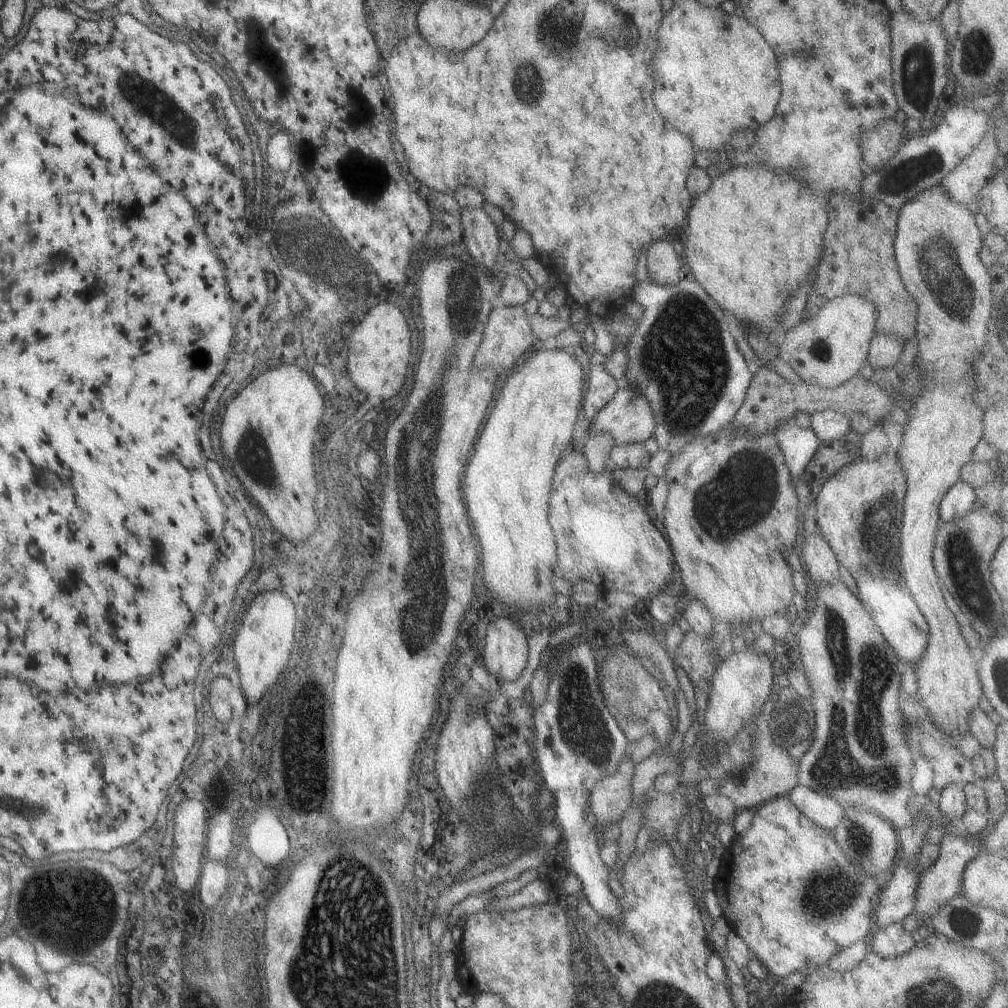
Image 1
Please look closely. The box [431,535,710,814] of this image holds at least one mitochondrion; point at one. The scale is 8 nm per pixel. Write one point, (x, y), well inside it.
(574, 734)

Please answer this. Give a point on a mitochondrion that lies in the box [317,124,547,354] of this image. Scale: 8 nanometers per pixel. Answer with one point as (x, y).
(465, 305)

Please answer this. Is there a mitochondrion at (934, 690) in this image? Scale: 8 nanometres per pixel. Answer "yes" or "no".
no

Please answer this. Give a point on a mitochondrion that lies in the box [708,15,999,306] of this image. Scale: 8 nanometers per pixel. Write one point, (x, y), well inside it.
(917, 70)

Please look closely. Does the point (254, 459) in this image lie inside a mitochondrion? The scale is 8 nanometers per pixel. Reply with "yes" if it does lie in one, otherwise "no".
yes

